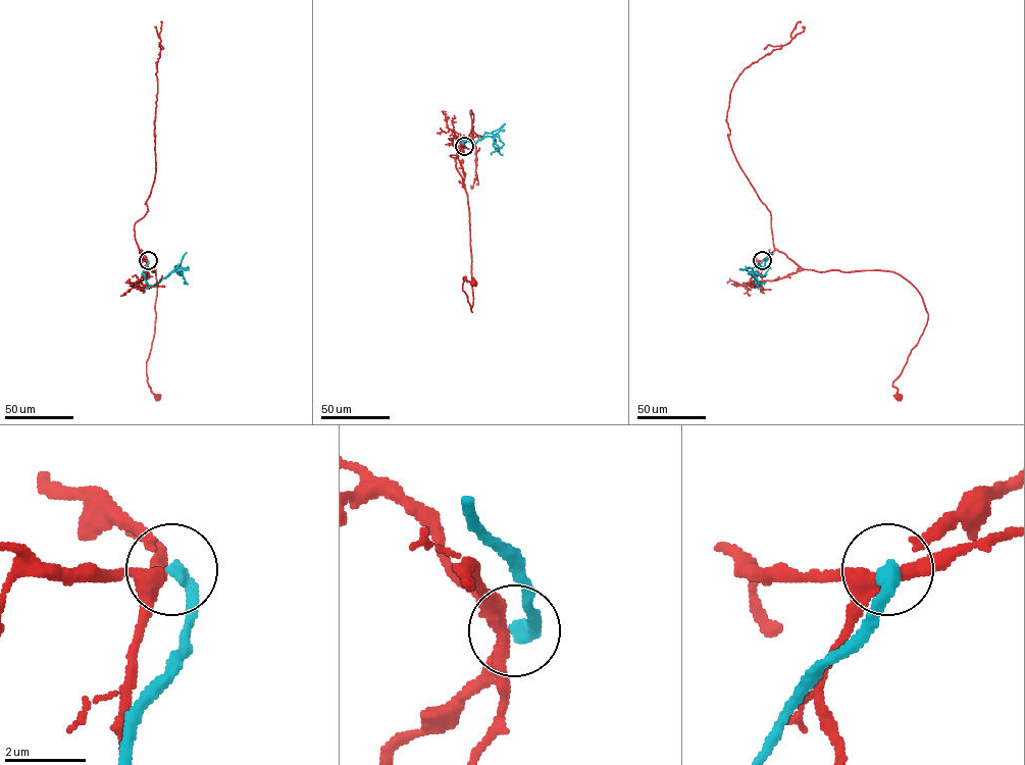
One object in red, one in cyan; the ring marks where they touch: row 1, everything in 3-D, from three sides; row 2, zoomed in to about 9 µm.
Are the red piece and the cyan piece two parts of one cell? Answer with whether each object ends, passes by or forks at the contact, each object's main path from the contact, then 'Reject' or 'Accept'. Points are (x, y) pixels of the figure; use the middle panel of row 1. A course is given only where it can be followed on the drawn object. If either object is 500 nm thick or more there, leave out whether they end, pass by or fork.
At the ring red forks. At the ring cyan ends. Course of red: (463, 146), (453, 139), (464, 174), (462, 186), (469, 212), (472, 312), (462, 290), (463, 277), (475, 283). Course of cyan: (464, 146), (458, 138), (475, 143), (491, 136), (495, 140), (493, 145), (502, 155). Accept

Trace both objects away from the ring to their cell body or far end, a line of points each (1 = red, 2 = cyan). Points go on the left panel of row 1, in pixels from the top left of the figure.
1: (147, 260), (137, 282), (146, 276), (146, 269), (155, 270), (155, 334), (146, 374), (151, 391), (159, 397)
2: (148, 260), (142, 273), (147, 284), (155, 285), (181, 265), (186, 252)

